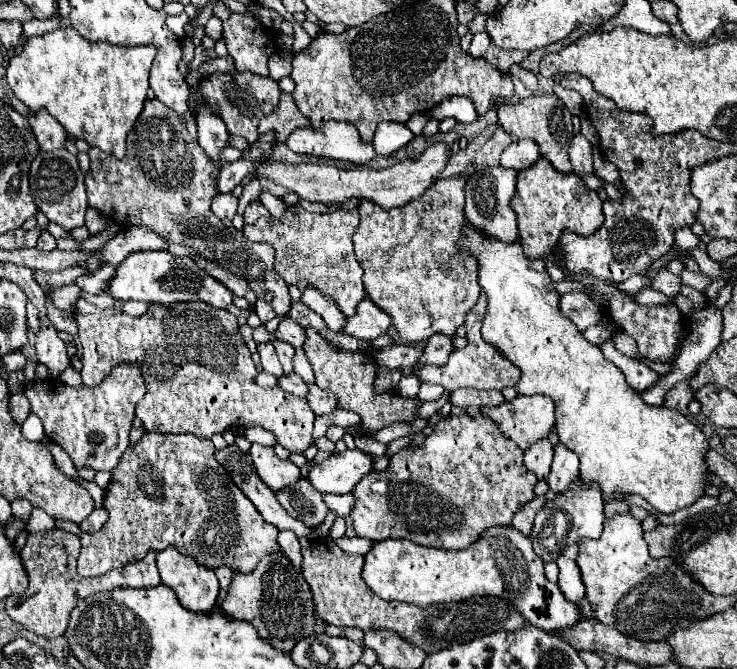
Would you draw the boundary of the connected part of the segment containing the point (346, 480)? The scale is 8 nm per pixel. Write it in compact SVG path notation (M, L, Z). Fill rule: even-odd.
M346 449L320 463L310 463L306 481L320 493L344 495L350 493L368 471L372 471L372 457L360 449Z

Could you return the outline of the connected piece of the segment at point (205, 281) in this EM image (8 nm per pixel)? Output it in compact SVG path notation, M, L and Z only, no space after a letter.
M136 251L128 255L122 263L116 265L112 279L108 281L106 295L116 299L114 311L122 311L122 303L126 301L150 301L150 303L184 303L184 301L204 301L212 307L226 309L232 303L232 293L226 291L222 283L214 277L206 275L194 259L190 257L174 257L168 251Z

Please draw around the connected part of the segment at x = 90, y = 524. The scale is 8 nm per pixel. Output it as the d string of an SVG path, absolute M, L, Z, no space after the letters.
M96 507L96 509L82 521L80 529L82 529L84 533L96 533L96 531L102 529L104 523L106 523L106 511L104 511L102 507Z

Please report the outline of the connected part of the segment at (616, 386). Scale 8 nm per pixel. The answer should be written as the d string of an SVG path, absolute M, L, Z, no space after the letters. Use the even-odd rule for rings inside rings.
M466 223L464 239L458 243L460 255L472 255L478 259L478 283L488 295L488 313L482 321L484 341L496 345L504 357L522 369L518 383L520 395L550 395L556 403L556 433L560 443L570 447L580 457L580 479L584 485L598 483L604 501L640 495L658 513L676 513L704 497L708 487L706 451L710 449L704 433L692 425L682 413L666 407L650 407L640 395L626 385L624 373L604 359L602 351L588 343L576 325L562 315L558 307L560 295L556 293L552 279L544 267L544 259L528 259L522 245L502 243L476 231Z

